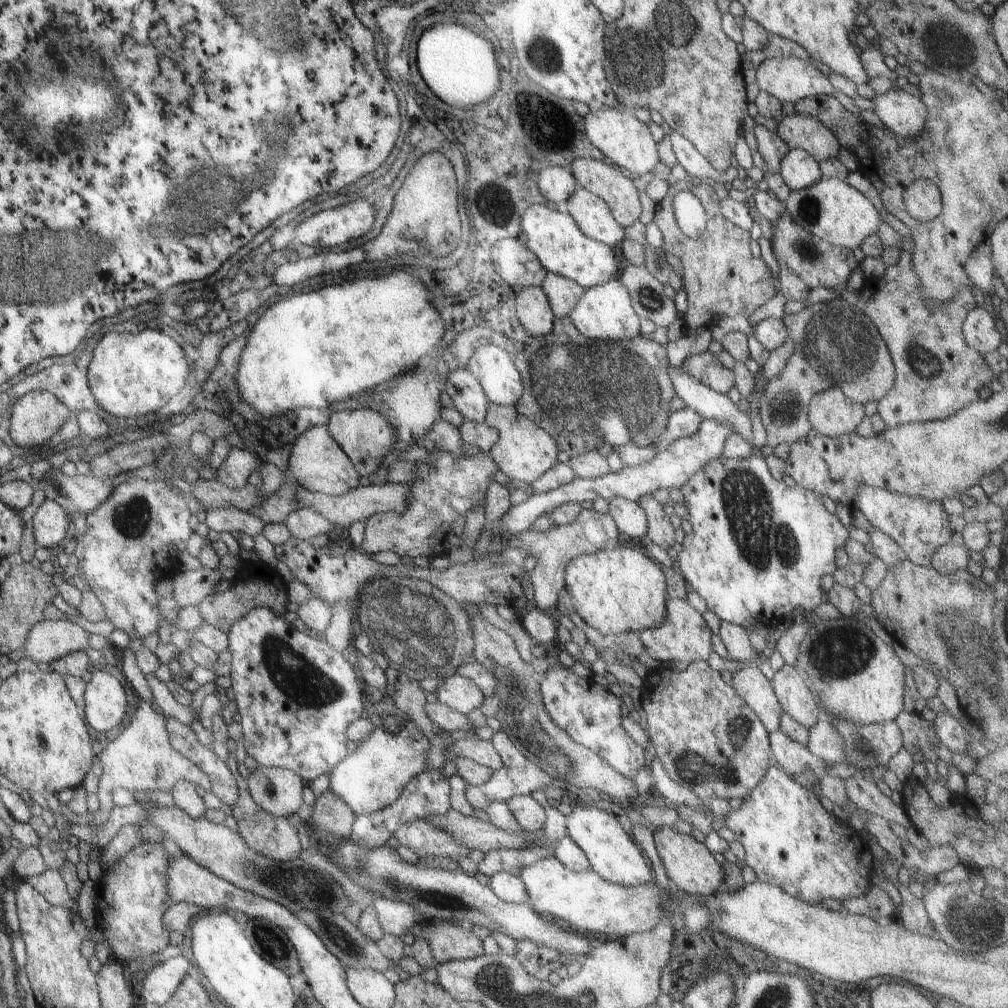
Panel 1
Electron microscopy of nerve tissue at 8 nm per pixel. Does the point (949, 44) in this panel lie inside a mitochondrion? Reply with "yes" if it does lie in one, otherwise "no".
yes

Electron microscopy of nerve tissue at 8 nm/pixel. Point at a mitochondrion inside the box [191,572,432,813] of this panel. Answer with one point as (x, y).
(298, 679)

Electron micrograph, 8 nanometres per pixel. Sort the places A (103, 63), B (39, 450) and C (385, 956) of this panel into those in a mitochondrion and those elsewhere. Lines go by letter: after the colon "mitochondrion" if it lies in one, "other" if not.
A: other
B: other
C: other

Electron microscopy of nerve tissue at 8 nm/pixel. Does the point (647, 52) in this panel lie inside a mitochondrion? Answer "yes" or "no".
yes

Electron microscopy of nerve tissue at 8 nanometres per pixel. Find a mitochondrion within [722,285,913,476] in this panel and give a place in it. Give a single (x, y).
(838, 341)

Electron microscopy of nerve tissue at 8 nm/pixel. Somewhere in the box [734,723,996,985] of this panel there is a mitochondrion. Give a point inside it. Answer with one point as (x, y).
(960, 917)

